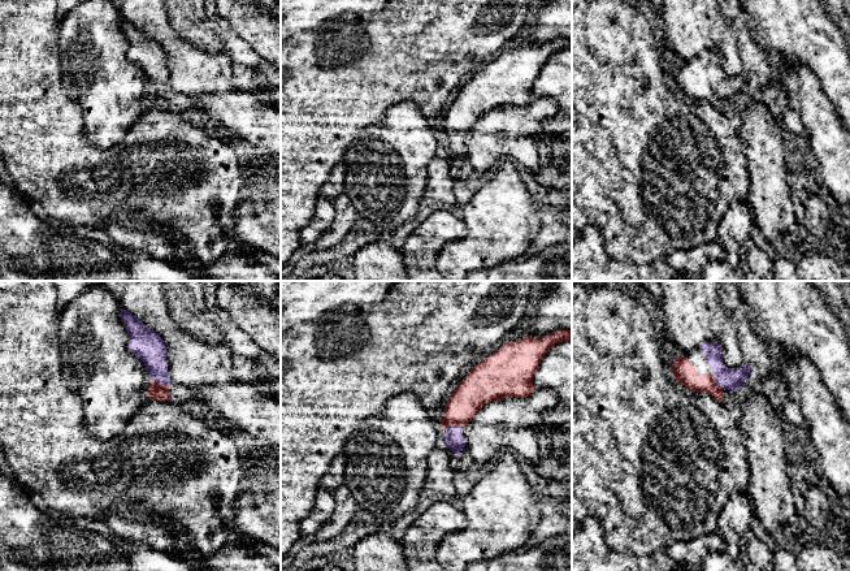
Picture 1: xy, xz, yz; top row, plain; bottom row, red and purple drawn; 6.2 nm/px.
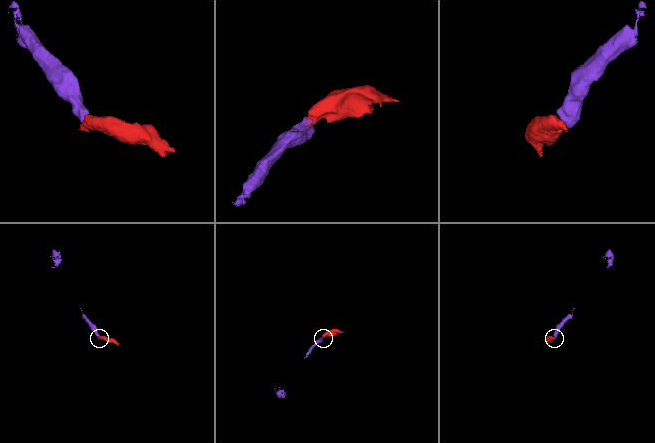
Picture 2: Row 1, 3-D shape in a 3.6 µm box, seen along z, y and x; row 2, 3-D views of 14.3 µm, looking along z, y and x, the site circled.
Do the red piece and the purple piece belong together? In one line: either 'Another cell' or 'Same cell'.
Same cell

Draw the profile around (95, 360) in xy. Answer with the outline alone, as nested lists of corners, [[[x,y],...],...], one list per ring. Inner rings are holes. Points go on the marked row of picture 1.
[[[101,285],[87,286],[60,313],[60,363],[69,388],[82,399],[84,424],[97,440],[121,434],[144,403],[143,389],[149,382],[144,363],[129,349],[118,299]]]

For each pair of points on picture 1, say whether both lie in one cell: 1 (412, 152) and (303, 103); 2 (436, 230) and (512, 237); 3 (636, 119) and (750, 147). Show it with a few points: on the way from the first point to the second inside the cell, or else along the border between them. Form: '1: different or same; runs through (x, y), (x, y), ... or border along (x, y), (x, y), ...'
1: different; border along (386, 111), (380, 120), (359, 132), (345, 155)
2: different; border along (463, 219), (465, 234), (449, 241), (439, 250)
3: different; border along (737, 133), (741, 141), (741, 150), (746, 158)

